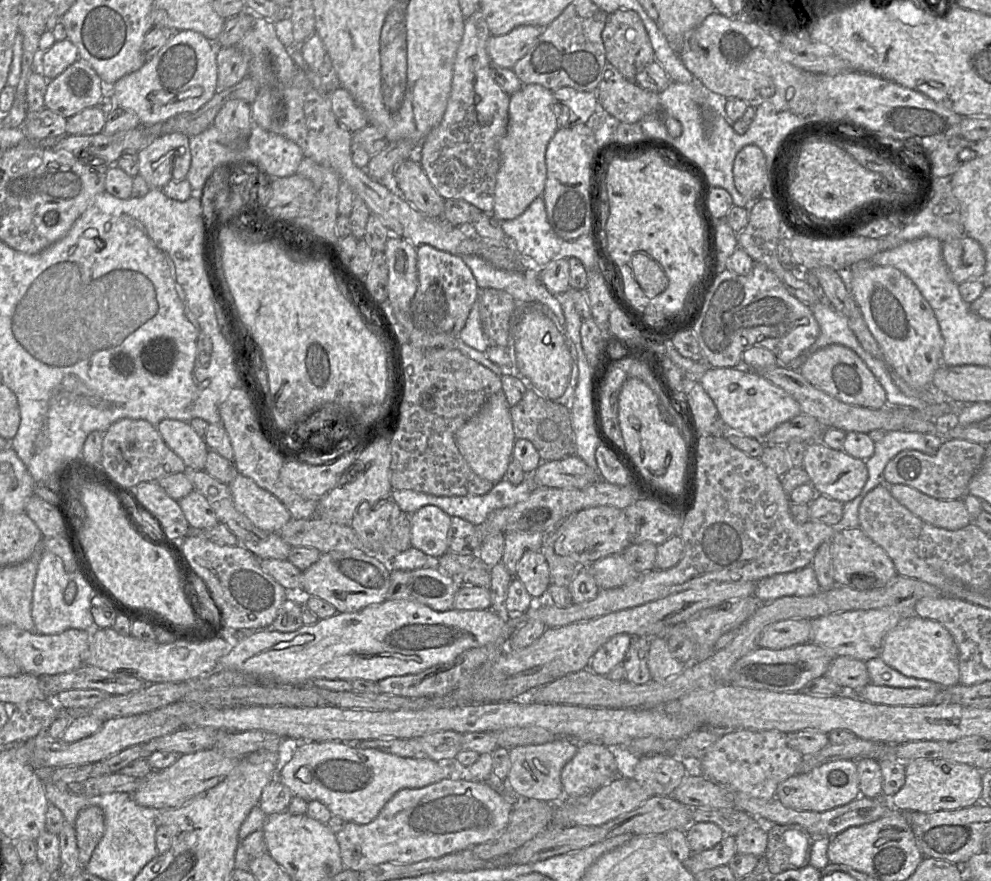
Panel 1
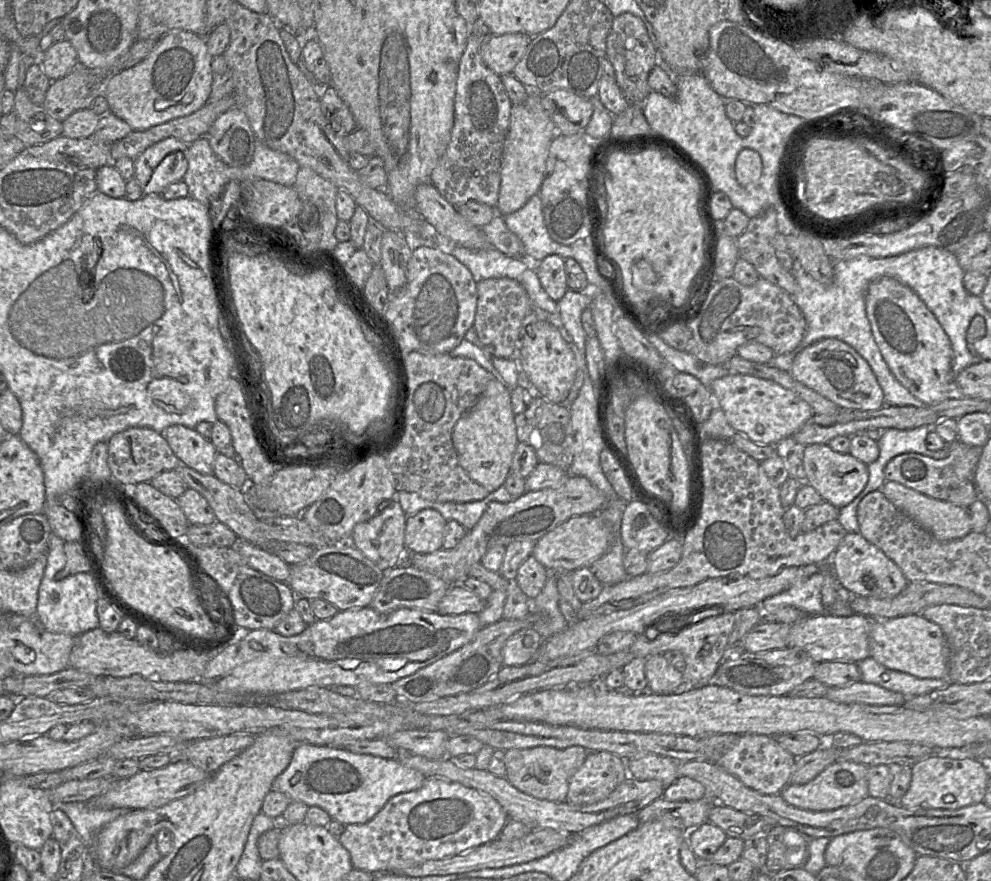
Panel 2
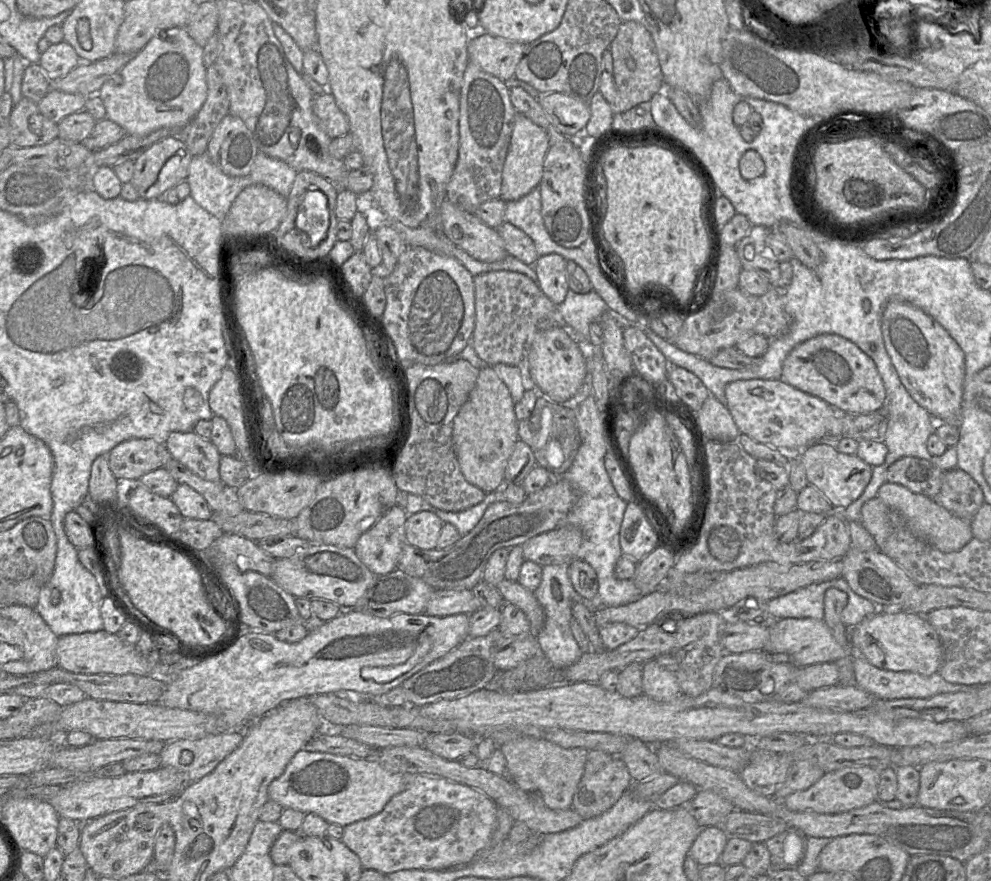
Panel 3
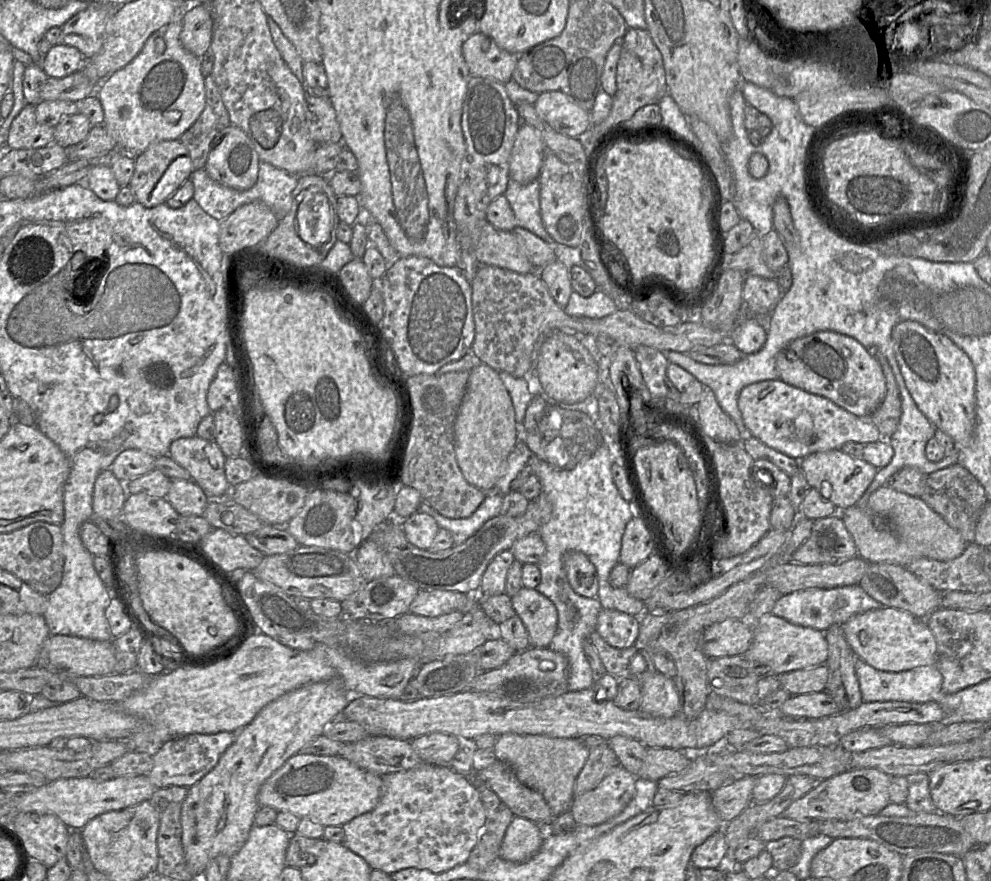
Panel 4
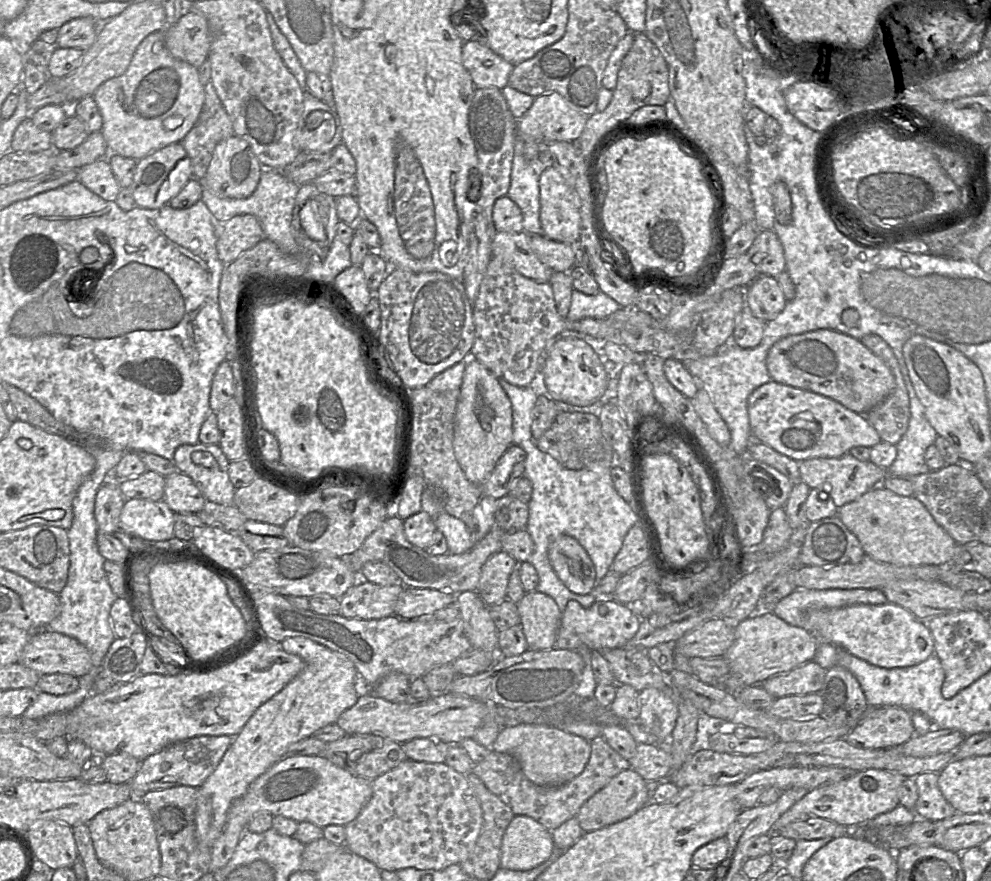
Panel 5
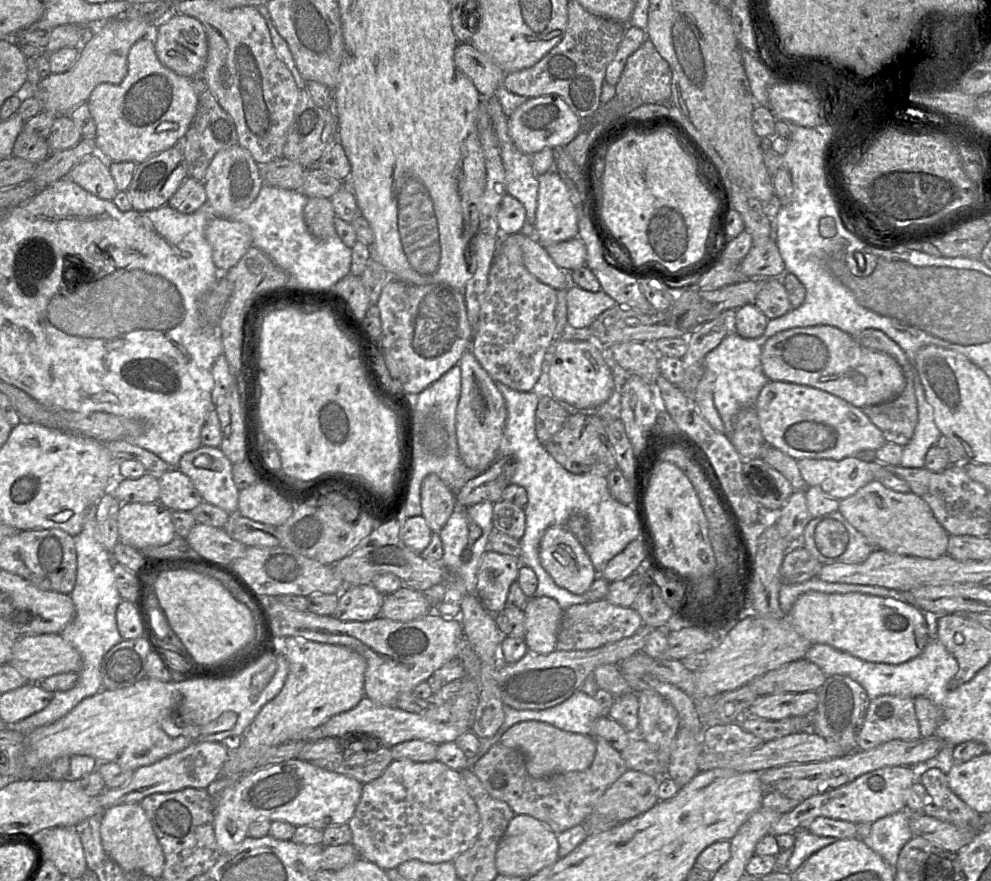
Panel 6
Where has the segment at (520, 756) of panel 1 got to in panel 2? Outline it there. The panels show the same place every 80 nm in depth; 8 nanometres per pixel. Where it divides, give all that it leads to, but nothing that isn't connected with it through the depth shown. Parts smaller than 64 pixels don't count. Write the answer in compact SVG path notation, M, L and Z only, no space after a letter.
M550 746L512 748L505 751L506 778L521 792L538 799L565 802L571 777L583 765L589 751L582 746L558 749Z

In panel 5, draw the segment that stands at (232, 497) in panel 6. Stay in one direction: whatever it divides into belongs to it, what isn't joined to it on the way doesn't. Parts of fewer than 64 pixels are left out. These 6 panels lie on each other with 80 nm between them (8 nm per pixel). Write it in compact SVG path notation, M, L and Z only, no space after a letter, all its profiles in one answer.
M184 444L174 453L173 462L178 471L189 476L206 501L233 505L236 488L230 481L230 461L218 444Z

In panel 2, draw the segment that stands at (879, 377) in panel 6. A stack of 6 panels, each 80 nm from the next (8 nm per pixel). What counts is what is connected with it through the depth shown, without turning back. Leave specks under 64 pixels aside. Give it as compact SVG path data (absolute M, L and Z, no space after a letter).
M824 338L802 349L795 356L790 373L839 407L877 410L884 405L883 391L868 362L854 348L836 338Z

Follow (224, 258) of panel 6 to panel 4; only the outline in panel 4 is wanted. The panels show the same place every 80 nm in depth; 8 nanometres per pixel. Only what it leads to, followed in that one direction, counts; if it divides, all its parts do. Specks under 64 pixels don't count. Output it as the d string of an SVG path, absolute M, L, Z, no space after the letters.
M260 201L236 208L220 221L219 246L226 260L259 245L276 228L278 221L272 210Z

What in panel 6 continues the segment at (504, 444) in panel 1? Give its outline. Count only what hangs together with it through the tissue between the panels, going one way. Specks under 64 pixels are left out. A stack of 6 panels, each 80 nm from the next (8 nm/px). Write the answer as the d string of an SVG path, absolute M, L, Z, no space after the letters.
M471 350L463 354L458 364L461 369L461 391L455 426L459 455L467 467L475 471L486 471L498 458L507 418L505 401L496 382L480 365Z

